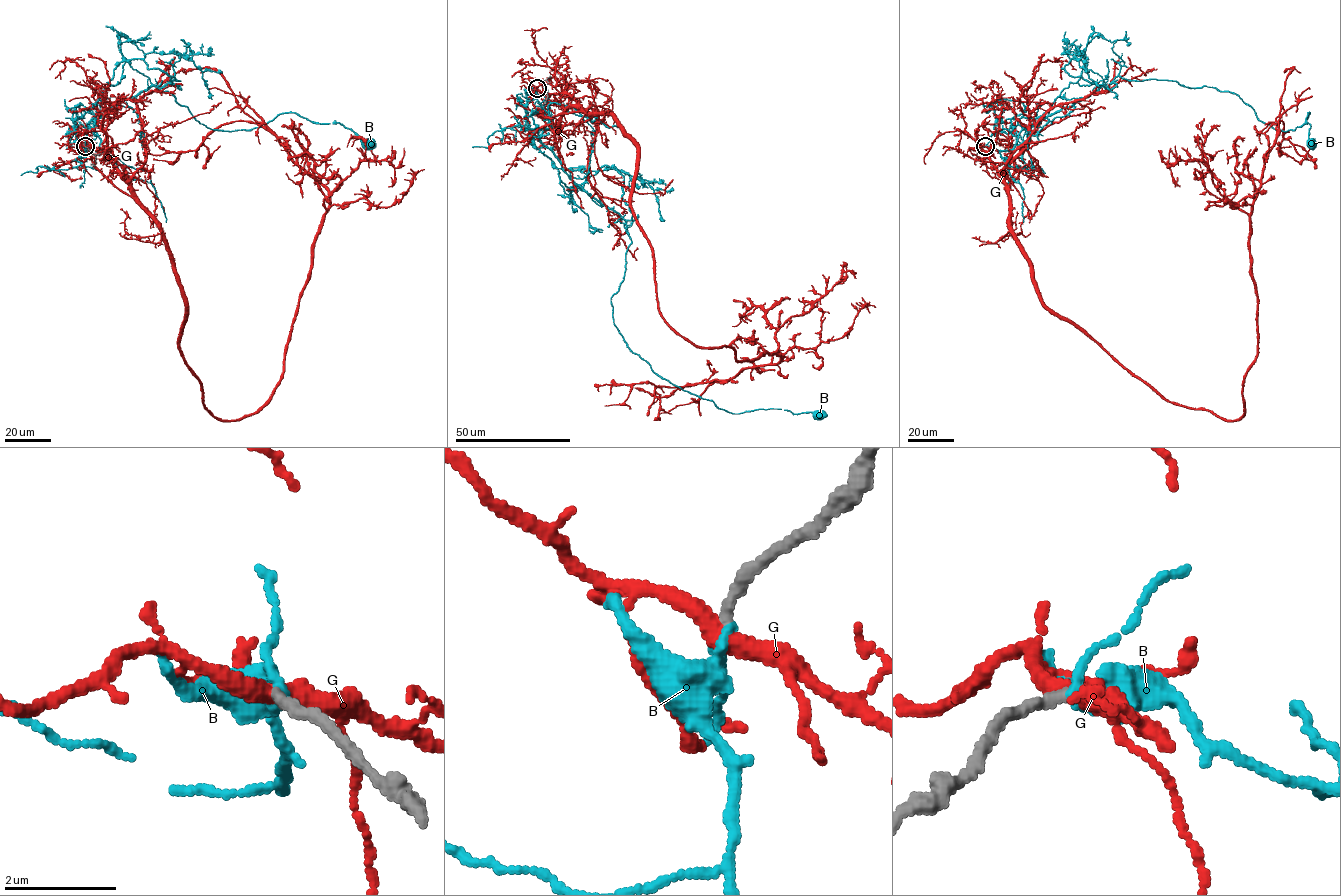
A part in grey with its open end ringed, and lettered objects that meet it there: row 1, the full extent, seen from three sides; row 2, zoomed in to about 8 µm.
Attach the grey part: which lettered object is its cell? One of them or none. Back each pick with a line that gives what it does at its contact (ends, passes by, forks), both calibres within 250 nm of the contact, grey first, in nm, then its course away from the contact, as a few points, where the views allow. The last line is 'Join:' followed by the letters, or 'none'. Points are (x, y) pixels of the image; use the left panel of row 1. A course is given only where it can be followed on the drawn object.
Join: none

